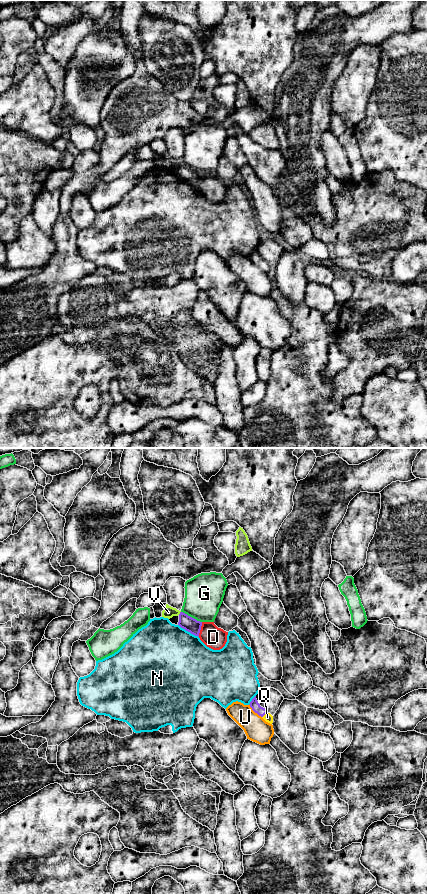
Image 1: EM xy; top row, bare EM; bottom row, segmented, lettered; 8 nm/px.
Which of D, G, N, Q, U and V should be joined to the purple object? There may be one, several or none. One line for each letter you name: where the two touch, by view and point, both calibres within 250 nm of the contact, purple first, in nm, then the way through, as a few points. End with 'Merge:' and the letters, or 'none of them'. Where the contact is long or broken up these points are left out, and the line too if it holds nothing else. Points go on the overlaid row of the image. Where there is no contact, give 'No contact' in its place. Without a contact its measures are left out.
Q: Touches purple at xy (264, 714). Thickness 70 nm (purple) against 70 nm. Path across: xy (254, 704), (264, 714), (267, 717)
V: Touches purple at xy (180, 613). Thickness 120 nm (purple) against 90 nm. Path across: xy (186, 622), (180, 613), (168, 612)
Merge: Q, V

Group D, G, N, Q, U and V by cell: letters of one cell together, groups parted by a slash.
D / G / N / Q V / U

